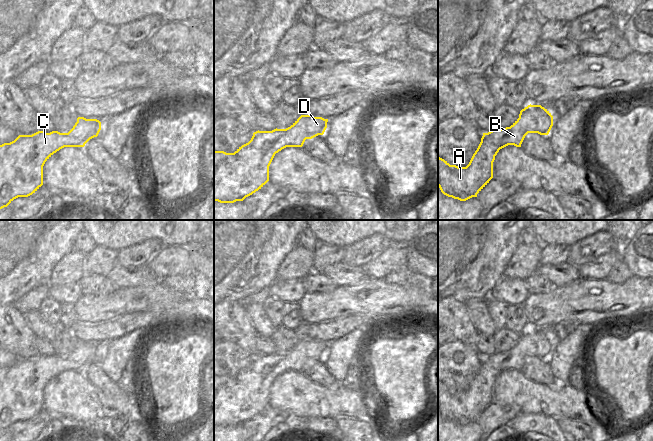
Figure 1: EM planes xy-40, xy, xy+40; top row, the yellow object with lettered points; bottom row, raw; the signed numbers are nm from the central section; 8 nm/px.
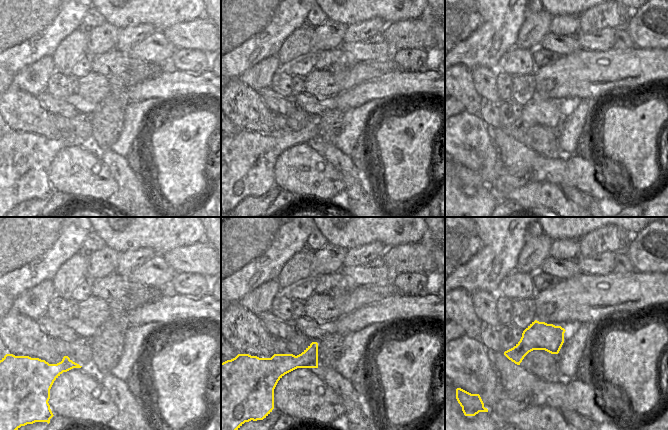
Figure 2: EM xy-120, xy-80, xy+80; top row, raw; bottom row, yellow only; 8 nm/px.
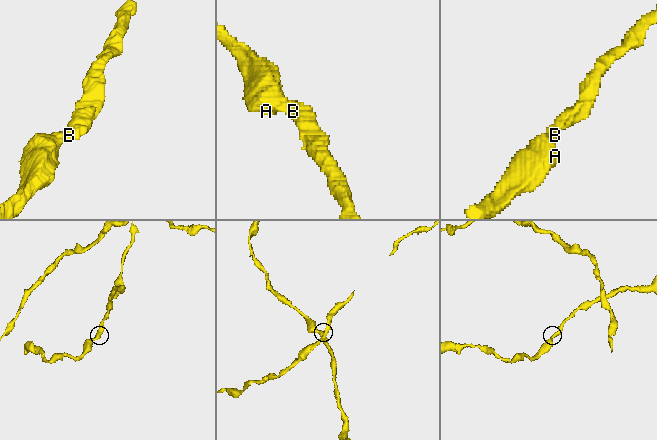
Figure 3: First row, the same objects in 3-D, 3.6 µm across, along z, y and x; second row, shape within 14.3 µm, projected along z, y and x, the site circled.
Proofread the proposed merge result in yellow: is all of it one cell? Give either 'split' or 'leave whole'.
leave whole

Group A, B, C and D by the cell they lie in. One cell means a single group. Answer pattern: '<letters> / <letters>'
A B C D

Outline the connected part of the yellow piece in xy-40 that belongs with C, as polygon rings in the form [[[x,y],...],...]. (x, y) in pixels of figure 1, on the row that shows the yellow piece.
[[[78,117],[68,133],[38,131],[0,145],[0,209],[43,185],[43,166],[54,153],[64,147],[84,147],[100,130],[99,120]]]

